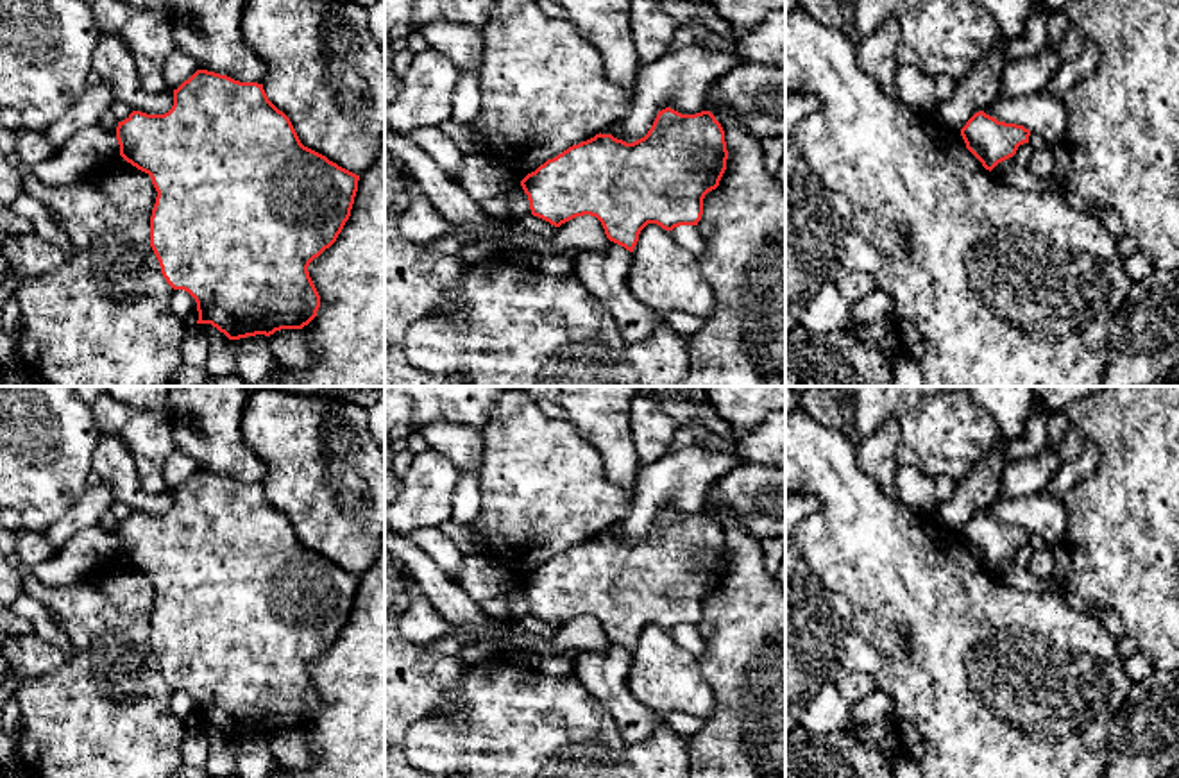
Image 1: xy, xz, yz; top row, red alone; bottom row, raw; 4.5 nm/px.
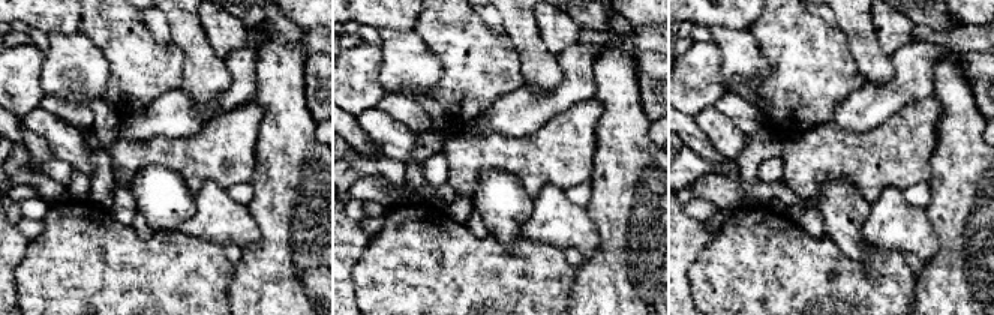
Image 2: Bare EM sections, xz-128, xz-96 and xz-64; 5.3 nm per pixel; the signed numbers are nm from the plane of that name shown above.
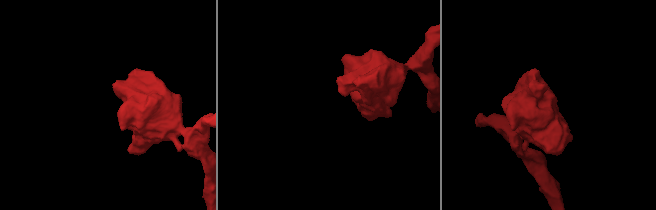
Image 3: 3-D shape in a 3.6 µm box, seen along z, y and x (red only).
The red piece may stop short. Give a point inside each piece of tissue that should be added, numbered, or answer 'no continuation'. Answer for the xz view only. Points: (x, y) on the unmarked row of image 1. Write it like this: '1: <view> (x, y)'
no continuation

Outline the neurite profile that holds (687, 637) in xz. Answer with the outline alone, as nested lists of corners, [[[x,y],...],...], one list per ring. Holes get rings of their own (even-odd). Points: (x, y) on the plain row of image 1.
[[[680,626],[669,633],[680,647],[689,651],[696,658],[703,653],[705,642],[701,638],[698,626]]]

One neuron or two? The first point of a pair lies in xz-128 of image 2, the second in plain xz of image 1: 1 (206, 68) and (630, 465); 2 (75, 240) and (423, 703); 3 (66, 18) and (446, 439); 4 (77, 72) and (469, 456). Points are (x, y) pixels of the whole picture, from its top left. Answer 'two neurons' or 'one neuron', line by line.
1: one neuron
2: two neurons
3: two neurons
4: one neuron

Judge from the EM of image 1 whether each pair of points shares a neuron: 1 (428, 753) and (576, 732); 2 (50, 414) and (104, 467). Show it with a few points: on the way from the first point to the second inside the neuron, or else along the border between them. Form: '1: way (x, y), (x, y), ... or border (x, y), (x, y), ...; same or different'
1: way (466, 743), (539, 741); same
2: border (102, 435), (92, 456), (93, 478); different

